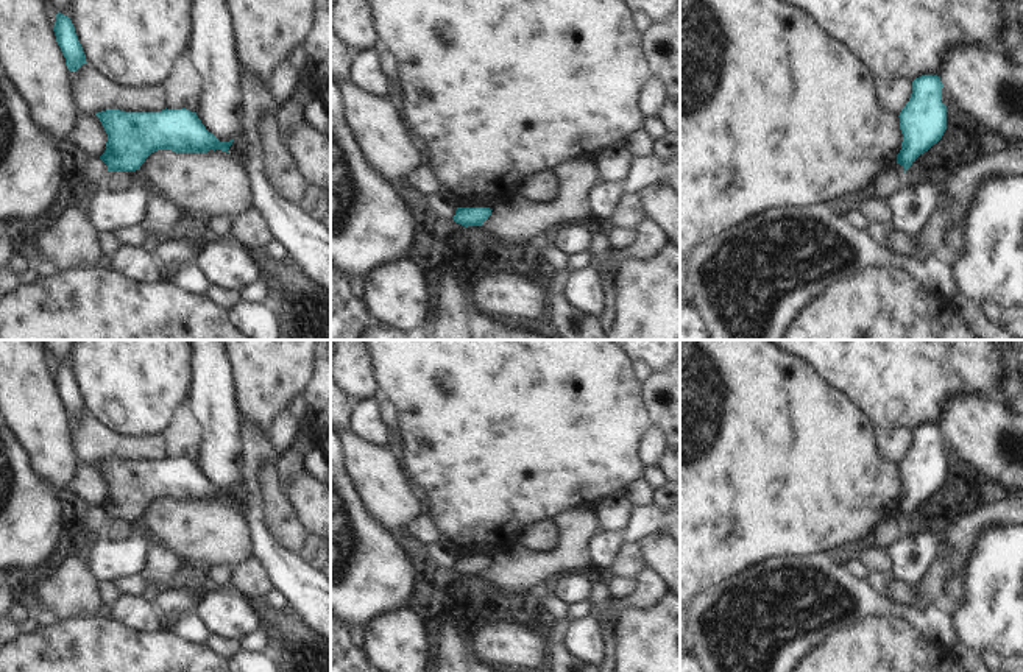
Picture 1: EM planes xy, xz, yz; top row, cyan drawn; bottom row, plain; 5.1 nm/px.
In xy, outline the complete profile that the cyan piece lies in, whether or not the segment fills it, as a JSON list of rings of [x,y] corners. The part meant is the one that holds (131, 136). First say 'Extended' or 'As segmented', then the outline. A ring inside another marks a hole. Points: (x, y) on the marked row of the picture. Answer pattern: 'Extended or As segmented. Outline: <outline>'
As segmented. Outline: [[[106,109],[95,114],[106,134],[106,150],[100,159],[108,172],[136,172],[158,150],[175,153],[229,153],[229,142],[220,142],[198,118],[196,112],[162,109],[161,112],[125,112]]]

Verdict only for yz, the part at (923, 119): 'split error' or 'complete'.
complete

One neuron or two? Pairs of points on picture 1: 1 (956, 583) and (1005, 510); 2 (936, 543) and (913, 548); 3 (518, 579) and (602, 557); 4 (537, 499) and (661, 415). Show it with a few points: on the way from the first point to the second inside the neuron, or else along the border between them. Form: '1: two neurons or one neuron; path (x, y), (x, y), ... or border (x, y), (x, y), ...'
1: two neurons; border (964, 571), (947, 580), (944, 604)
2: one neuron; path (930, 548), (919, 548)
3: two neurons; border (599, 529), (587, 548), (591, 563)
4: two neurons; border (643, 385), (643, 401), (652, 424)

